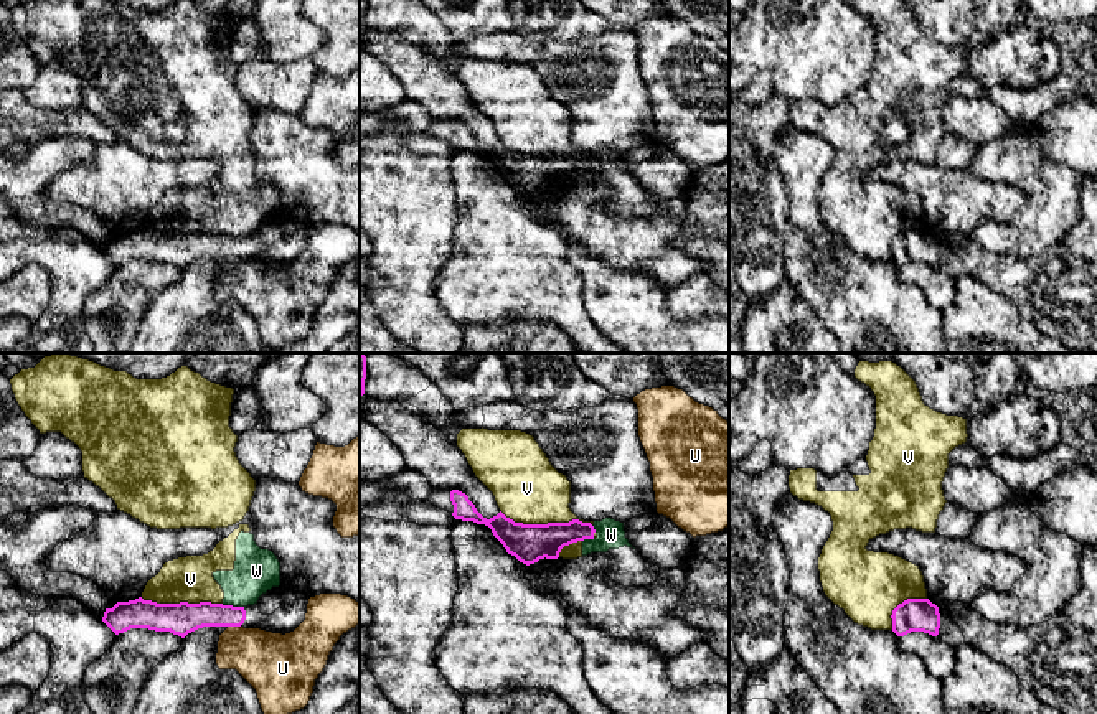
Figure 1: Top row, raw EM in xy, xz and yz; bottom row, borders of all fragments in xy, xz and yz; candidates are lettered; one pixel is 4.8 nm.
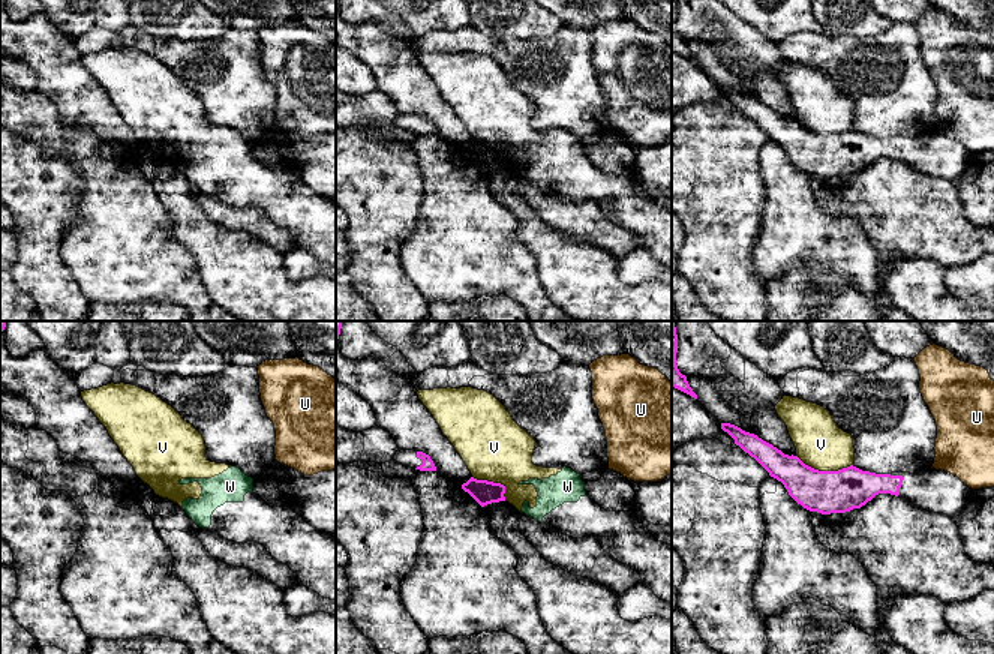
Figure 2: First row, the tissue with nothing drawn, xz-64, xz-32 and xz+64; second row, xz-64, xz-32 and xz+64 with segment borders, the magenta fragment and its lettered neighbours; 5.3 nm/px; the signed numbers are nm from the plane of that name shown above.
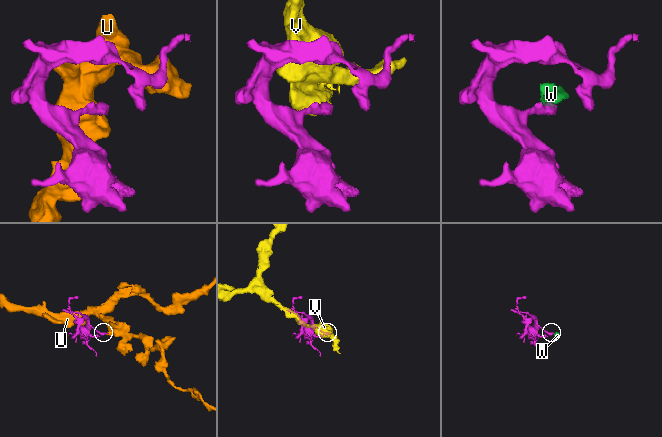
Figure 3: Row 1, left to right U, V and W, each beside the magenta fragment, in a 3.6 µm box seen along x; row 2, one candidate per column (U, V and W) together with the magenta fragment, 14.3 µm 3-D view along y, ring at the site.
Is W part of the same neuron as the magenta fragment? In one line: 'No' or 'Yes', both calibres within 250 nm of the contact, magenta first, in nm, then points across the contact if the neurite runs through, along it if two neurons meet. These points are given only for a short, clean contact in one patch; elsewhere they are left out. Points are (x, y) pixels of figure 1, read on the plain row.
No. Thickness 160 nm (magenta) against 220 nm. Boundary: xy (221, 234), (243, 238)

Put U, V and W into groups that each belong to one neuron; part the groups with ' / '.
U / V W

